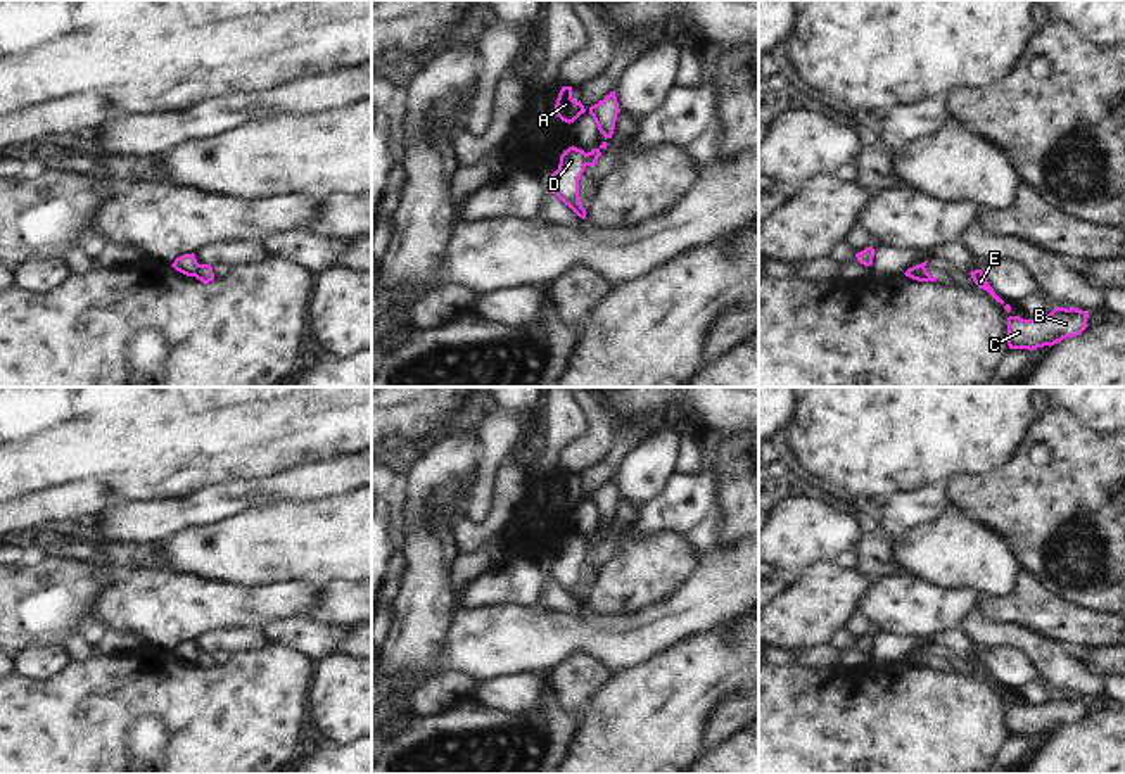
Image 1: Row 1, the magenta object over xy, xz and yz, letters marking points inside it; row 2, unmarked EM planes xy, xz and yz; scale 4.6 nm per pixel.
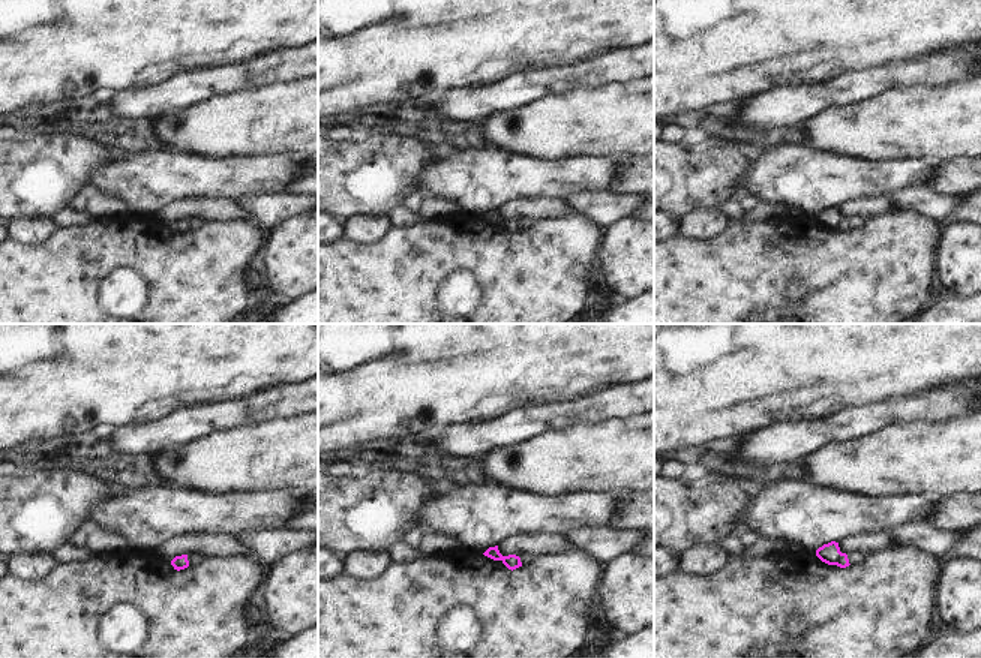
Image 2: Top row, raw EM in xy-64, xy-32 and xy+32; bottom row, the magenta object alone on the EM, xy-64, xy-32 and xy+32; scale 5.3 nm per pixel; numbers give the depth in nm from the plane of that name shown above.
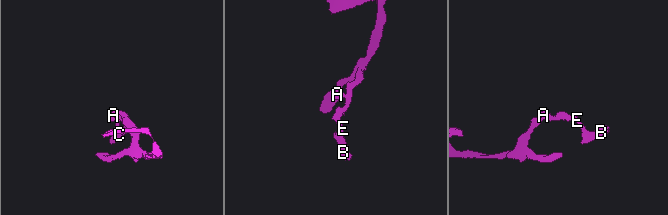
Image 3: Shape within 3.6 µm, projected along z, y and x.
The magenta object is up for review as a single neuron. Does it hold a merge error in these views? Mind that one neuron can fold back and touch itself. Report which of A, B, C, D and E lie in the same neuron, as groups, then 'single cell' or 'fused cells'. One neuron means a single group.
A / B C D E | fused cells

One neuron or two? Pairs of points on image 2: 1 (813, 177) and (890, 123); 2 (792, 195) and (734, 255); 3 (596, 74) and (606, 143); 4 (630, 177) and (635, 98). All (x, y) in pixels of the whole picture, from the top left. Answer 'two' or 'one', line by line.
1: two
2: two
3: two
4: two

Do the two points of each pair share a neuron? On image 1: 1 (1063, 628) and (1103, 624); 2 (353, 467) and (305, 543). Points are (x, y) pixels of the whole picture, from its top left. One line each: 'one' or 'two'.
1: one
2: two

